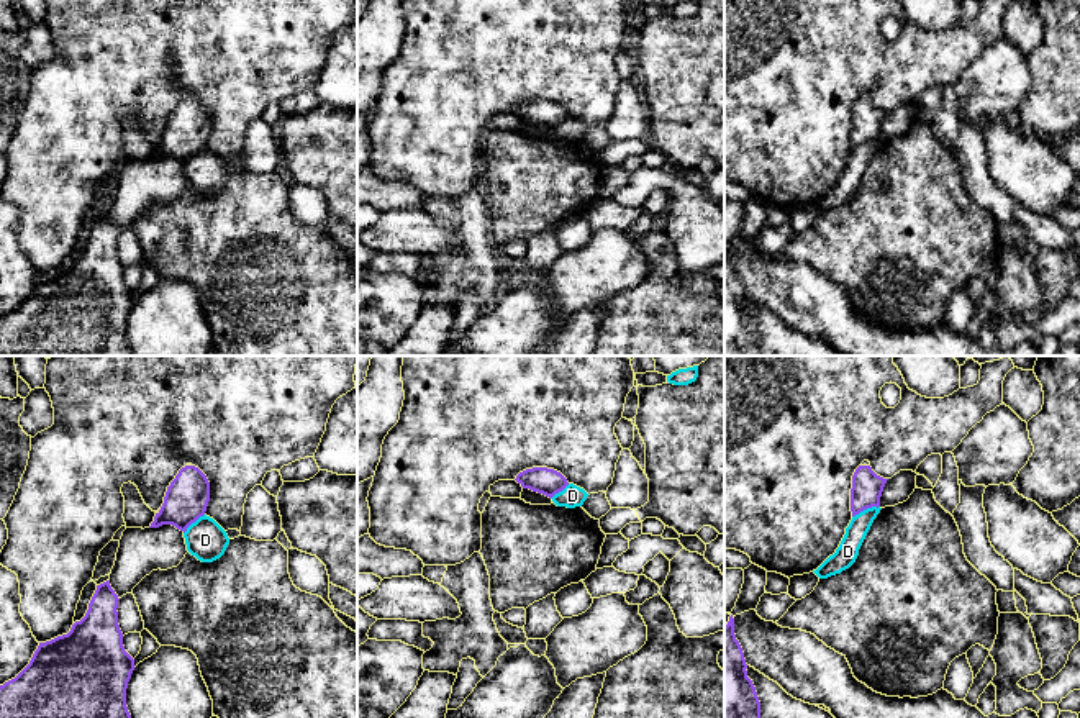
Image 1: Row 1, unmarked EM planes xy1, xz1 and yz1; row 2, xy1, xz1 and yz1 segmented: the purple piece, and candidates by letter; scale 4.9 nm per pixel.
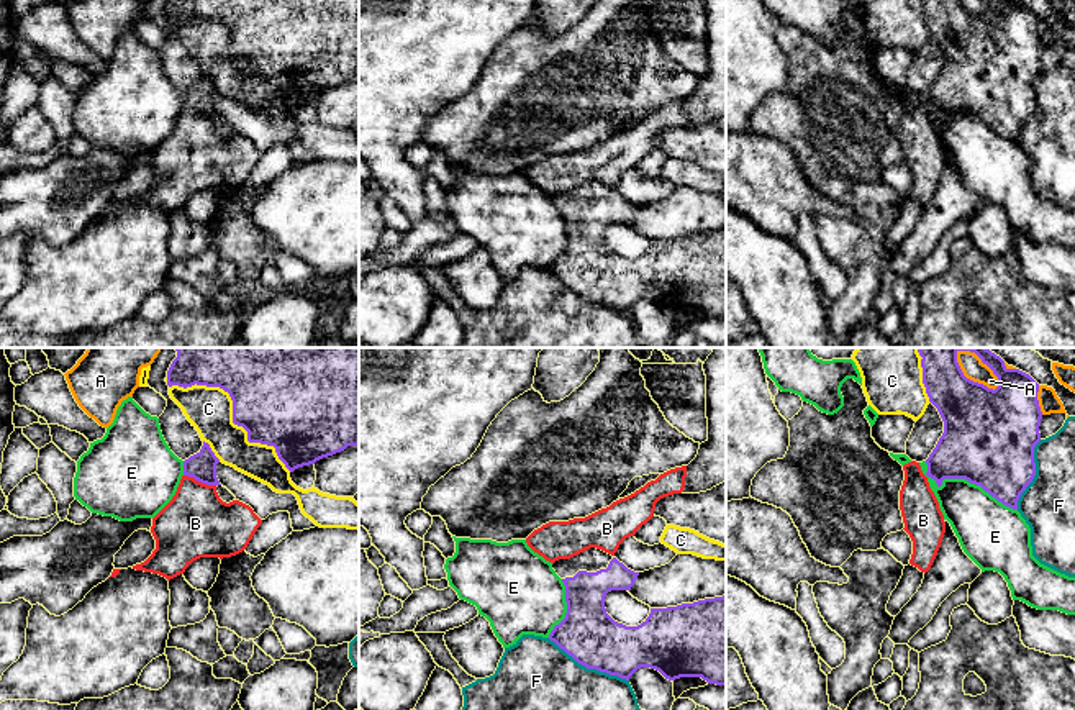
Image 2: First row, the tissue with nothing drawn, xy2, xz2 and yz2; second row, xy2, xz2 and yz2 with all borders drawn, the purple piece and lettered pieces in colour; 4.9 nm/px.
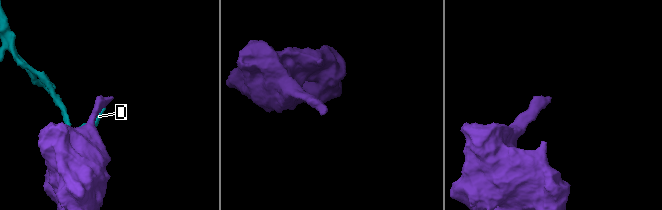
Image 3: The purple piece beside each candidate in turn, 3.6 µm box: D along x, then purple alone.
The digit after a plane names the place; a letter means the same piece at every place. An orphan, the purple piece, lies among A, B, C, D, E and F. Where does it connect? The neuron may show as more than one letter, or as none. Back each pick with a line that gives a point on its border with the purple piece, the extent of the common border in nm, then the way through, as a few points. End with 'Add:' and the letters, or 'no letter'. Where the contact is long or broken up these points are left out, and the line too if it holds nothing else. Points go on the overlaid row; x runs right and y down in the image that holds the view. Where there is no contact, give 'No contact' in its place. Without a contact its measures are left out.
Add: no letter

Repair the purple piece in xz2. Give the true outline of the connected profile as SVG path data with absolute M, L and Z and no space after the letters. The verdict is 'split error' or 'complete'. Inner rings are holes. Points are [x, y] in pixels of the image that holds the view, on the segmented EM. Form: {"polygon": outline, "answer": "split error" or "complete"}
{"polygon": "M596 548L570 559L559 559L552 569L565 585L567 613L554 626L549 639L578 664L626 680L637 669L651 667L669 680L701 677L708 684L726 685L726 595L677 607L651 608L641 625L626 626L606 613L605 597L611 590L629 590L639 572L628 569L616 558Z", "answer": "split error"}

